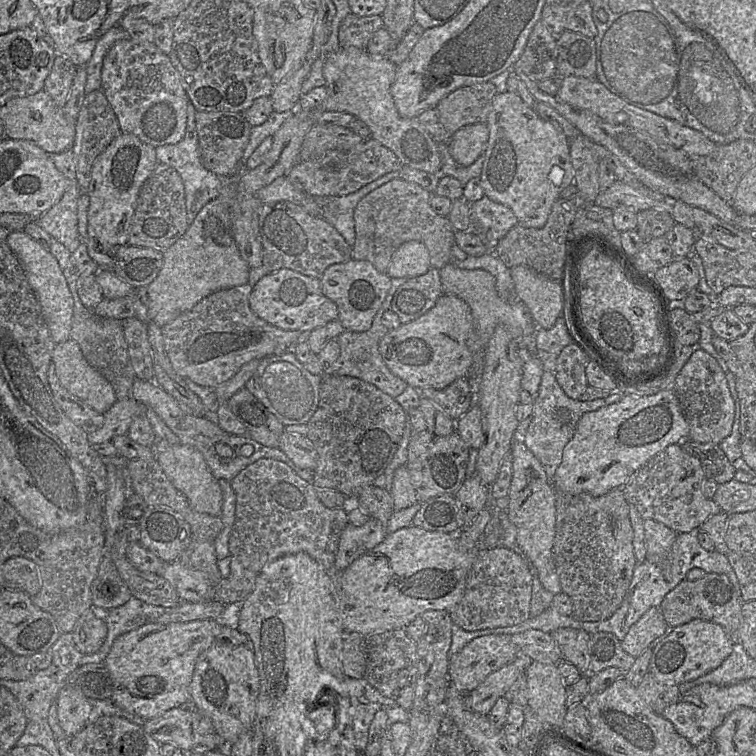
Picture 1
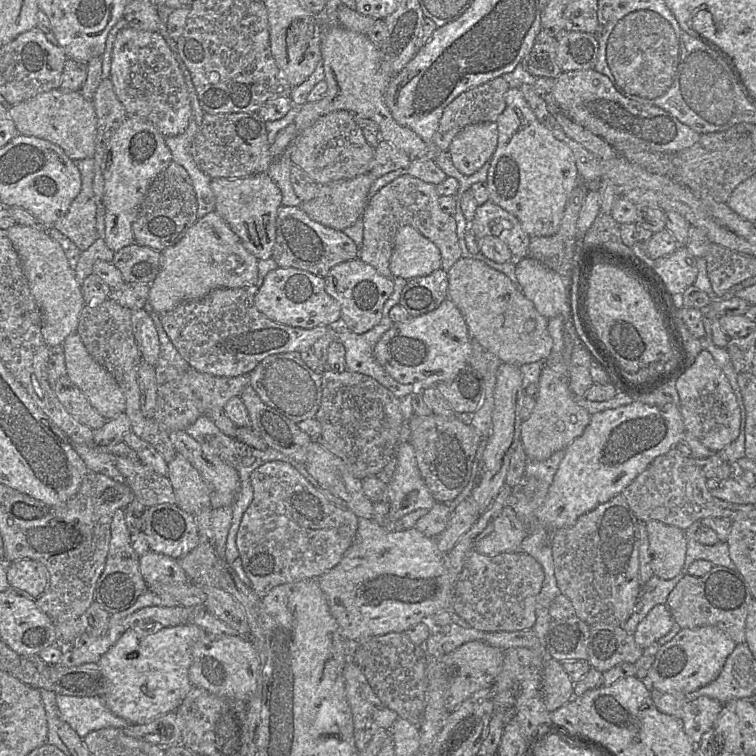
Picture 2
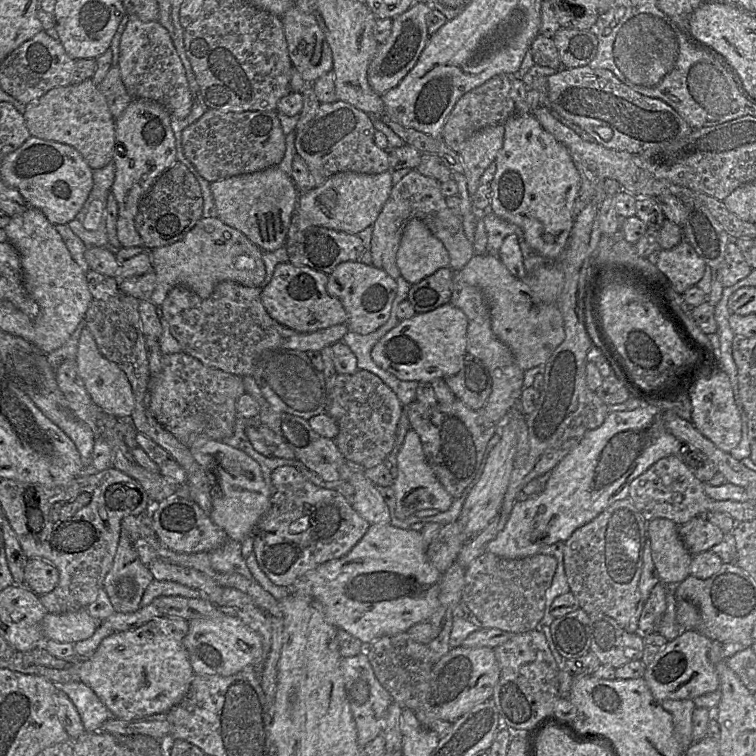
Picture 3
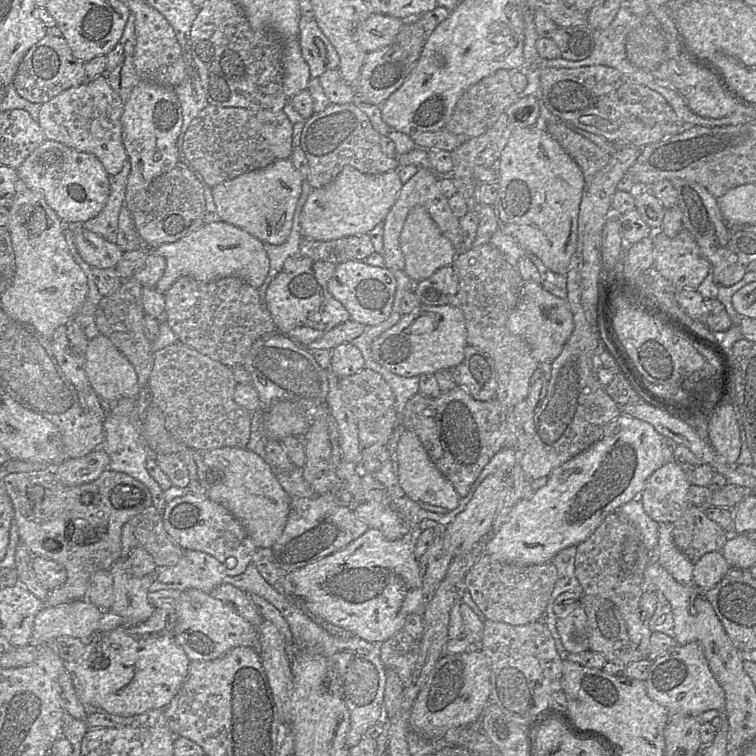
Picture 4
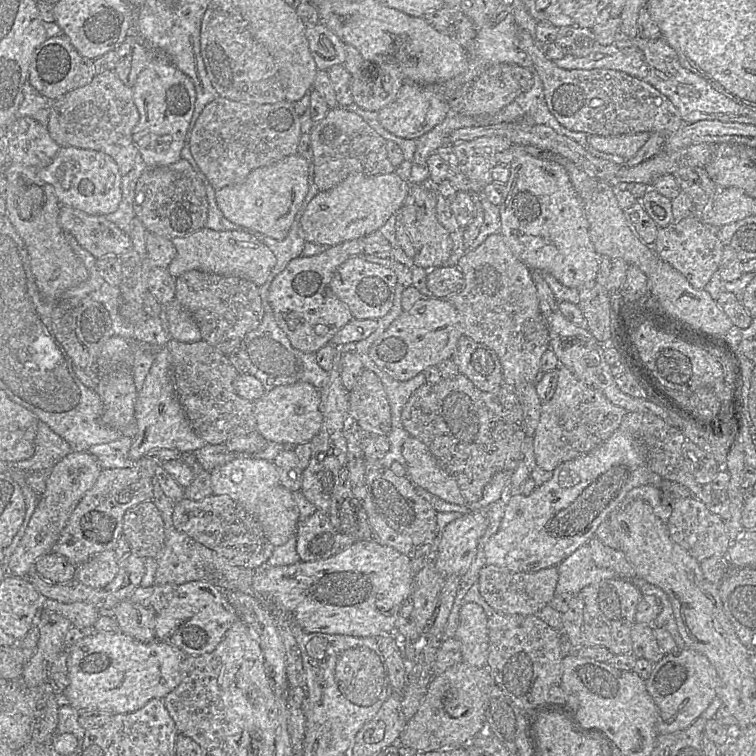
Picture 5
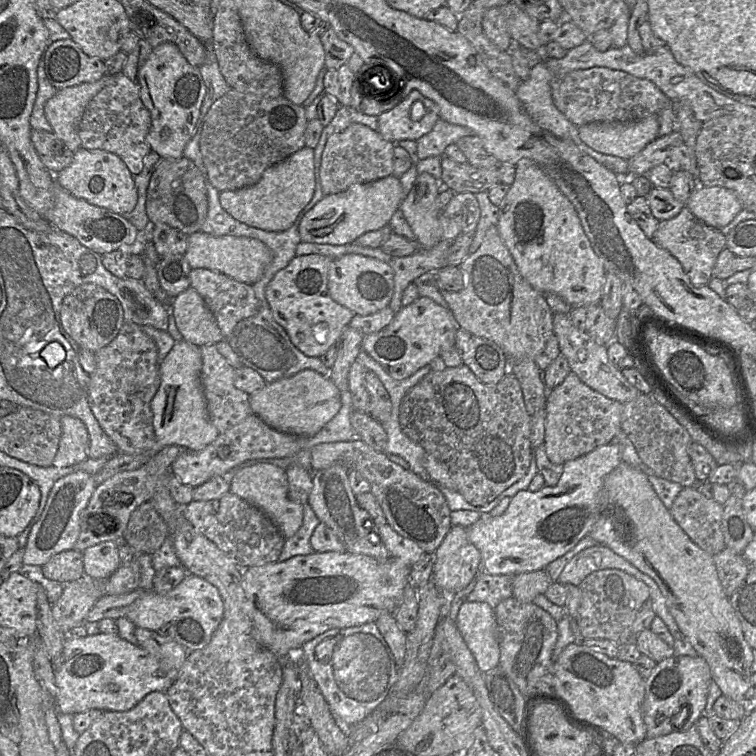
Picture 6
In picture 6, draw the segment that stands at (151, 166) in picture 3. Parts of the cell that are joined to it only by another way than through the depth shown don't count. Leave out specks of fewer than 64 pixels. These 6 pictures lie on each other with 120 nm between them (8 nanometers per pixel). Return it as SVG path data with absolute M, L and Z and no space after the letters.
M165 42L154 47L152 53L139 70L136 82L140 86L141 101L151 115L151 127L146 136L146 142L150 146L151 152L157 153L161 159L184 157L184 147L195 135L201 106L206 95L206 86L199 67L191 65L174 43Z

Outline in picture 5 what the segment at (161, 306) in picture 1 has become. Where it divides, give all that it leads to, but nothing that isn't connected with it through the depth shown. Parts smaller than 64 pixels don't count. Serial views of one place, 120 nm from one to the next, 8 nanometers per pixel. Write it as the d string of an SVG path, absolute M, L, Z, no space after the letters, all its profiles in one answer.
M201 228L187 236L171 239L176 256L169 264L169 273L178 278L190 270L200 270L222 276L235 276L263 285L276 265L273 252L252 233L243 230L216 231Z

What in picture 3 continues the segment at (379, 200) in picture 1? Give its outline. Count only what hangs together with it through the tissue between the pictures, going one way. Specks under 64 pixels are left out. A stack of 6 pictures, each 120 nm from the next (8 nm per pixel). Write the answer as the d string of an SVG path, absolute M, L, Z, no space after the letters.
M412 169L394 184L388 199L372 224L373 233L370 248L372 265L385 271L393 279L400 276L396 254L401 240L403 224L410 218L418 218L444 244L450 257L449 267L453 271L462 269L475 255L475 251L473 243L467 239L464 233L460 216L451 213L446 205L445 198L440 190L440 183L434 178L424 176L416 169Z

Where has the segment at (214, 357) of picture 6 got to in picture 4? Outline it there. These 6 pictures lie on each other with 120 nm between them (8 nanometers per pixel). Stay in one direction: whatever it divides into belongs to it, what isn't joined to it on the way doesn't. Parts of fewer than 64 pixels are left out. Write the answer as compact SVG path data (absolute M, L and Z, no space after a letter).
M180 341L155 352L148 380L151 403L162 411L166 429L177 441L197 451L247 446L251 434L251 412L234 401L237 385L231 367Z

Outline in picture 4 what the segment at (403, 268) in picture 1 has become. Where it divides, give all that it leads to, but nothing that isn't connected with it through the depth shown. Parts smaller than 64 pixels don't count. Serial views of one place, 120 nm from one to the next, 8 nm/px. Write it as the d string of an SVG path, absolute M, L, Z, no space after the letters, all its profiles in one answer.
M420 205L414 206L408 213L400 235L400 247L404 255L403 271L413 281L430 277L439 268L452 265L456 250L450 240L444 236L429 212Z

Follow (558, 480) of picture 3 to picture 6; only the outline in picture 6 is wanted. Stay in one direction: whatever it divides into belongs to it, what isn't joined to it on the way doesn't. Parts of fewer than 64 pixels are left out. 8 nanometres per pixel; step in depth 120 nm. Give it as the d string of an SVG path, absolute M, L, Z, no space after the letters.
M617 443L599 446L565 462L555 486L545 486L535 492L519 491L500 516L481 514L481 518L467 528L467 537L481 554L483 572L517 575L542 570L573 549L590 534L598 517L604 478L621 463L621 449Z

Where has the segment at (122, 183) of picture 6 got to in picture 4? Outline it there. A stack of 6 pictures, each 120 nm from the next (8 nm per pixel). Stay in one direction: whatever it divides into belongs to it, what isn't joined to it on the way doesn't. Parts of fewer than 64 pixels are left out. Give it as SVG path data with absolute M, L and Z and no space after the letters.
M46 139L16 169L25 185L40 191L64 224L82 224L104 207L110 191L110 175L93 154L77 151Z

